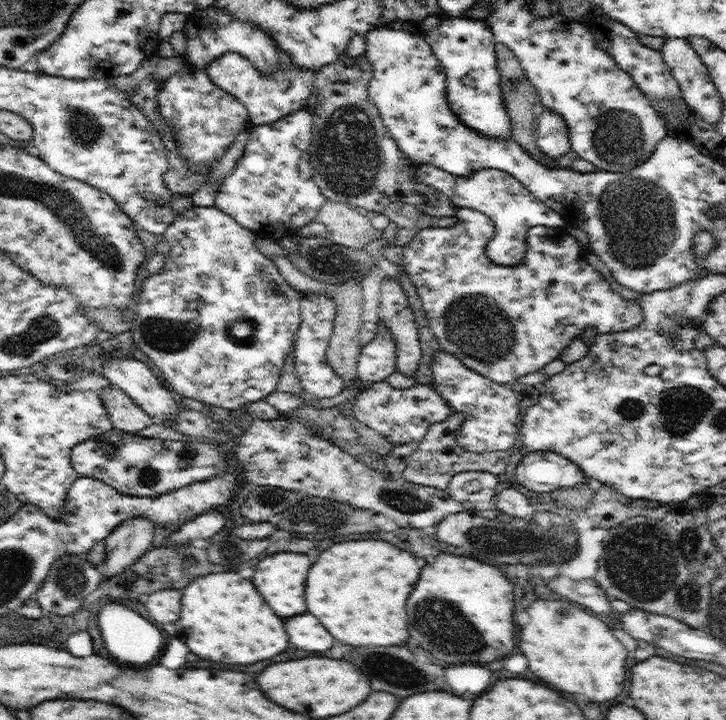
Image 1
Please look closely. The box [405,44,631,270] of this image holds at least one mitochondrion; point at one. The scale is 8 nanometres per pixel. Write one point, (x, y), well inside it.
(514, 85)

